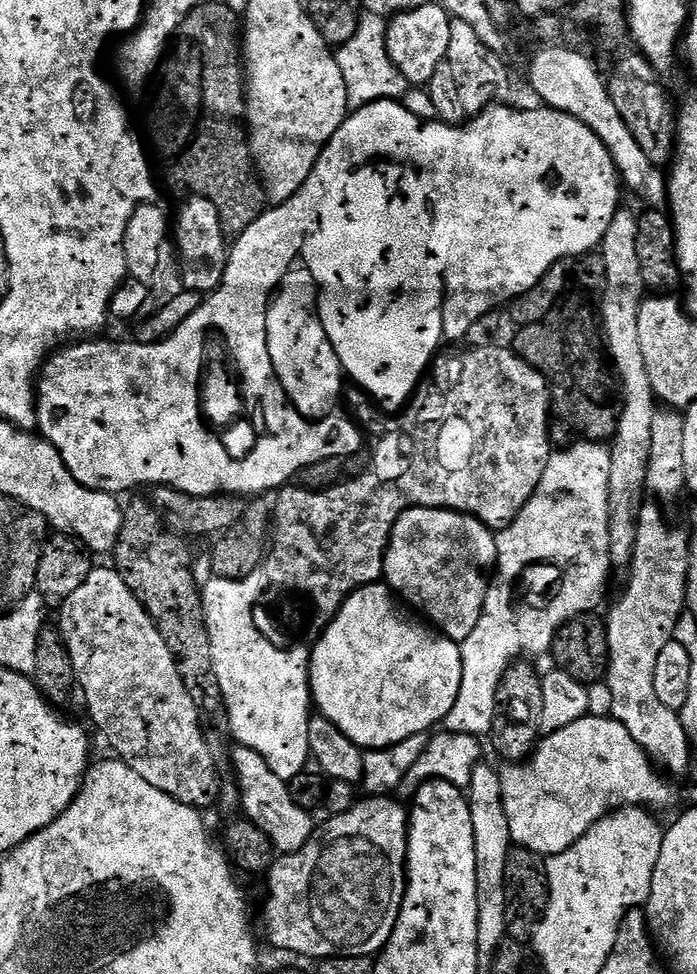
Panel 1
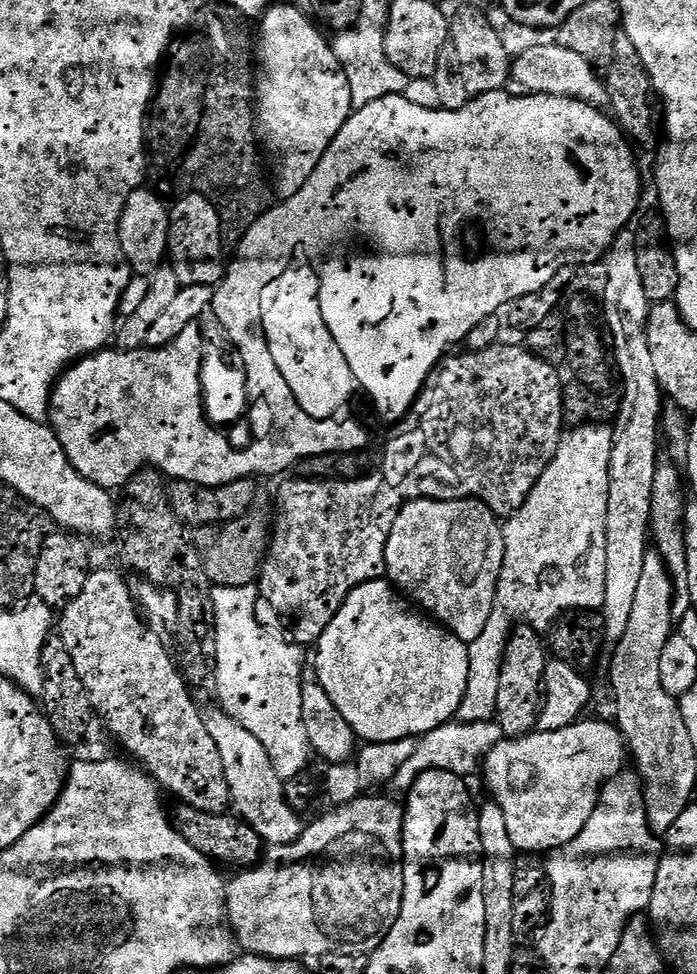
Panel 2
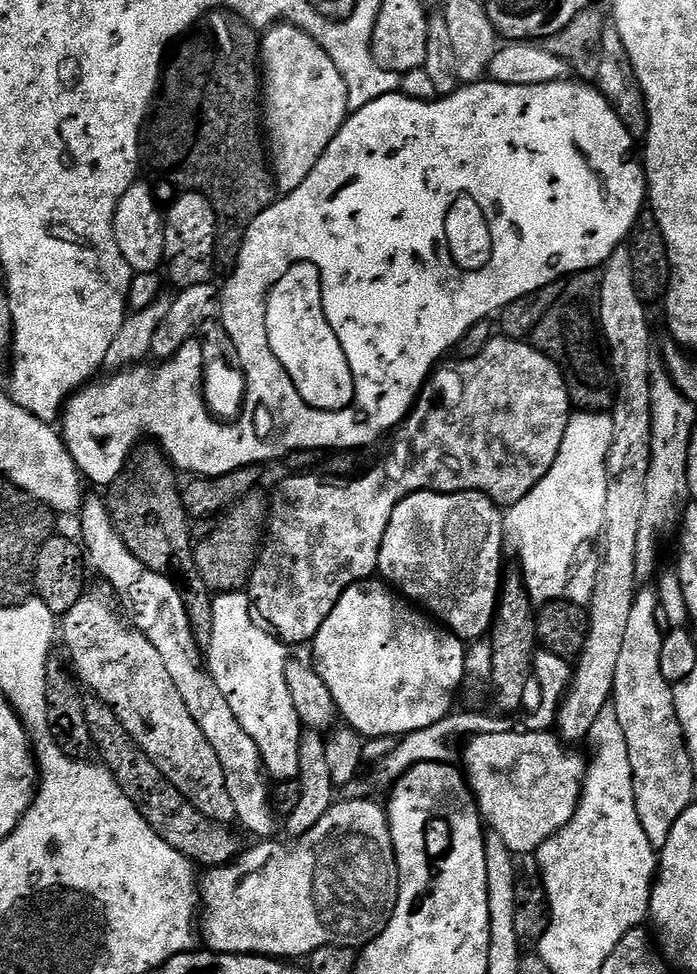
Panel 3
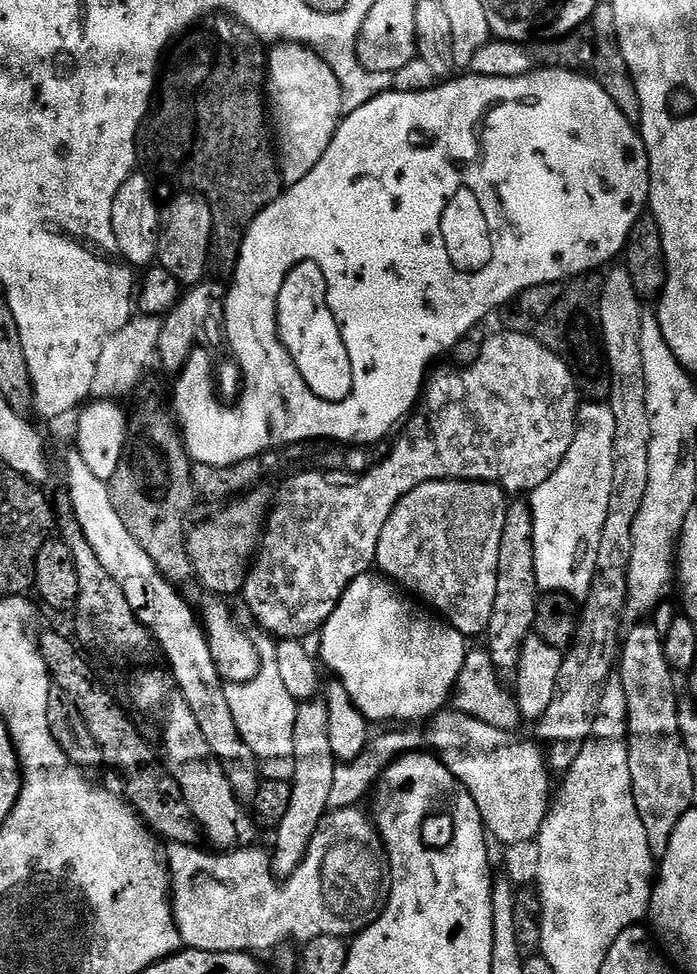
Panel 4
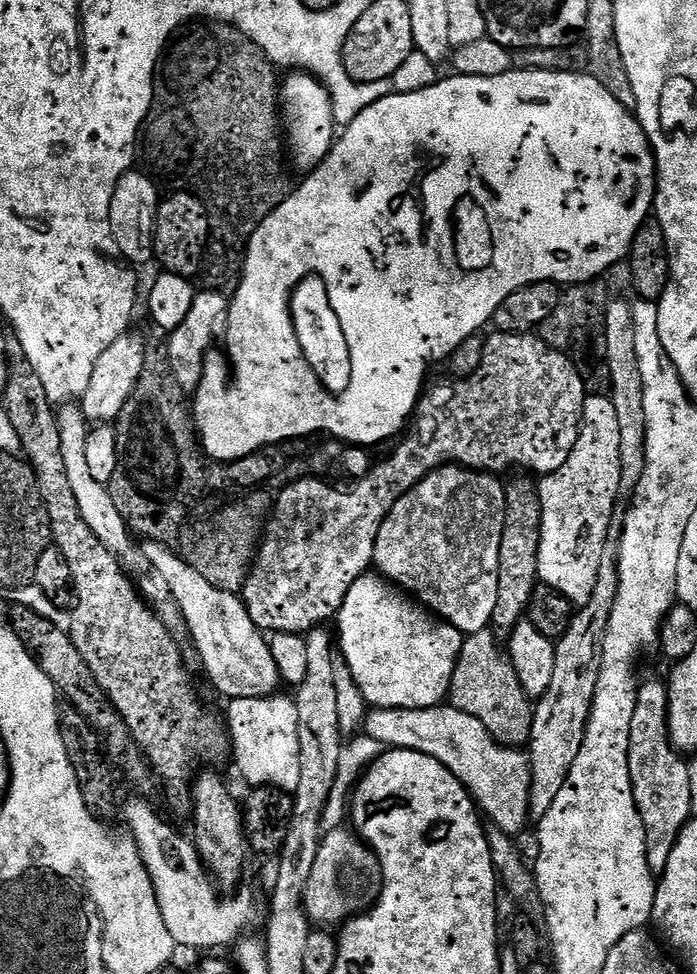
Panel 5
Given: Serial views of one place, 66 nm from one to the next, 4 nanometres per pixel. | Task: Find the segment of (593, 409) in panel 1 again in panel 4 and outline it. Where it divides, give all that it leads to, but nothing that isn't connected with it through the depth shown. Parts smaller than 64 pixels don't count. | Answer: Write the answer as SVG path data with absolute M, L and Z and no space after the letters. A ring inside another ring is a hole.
M588 274L583 277L582 283L584 285L580 285L580 282L569 283L561 291L560 300L550 310L550 314L546 314L546 318L536 328L534 335L542 346L546 346L568 363L568 368L576 379L577 389L589 401L604 402L612 395L612 375L608 373L608 362L604 355L604 341L600 334L600 286L602 280L599 275Z

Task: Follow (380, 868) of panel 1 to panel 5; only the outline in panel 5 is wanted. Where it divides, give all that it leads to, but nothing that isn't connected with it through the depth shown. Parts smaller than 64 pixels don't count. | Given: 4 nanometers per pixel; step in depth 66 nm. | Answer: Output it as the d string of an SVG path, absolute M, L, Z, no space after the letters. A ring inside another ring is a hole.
M136 798L124 808L127 831L134 838L142 862L150 874L162 922L170 930L170 938L181 948L224 948L235 945L245 935L244 927L252 916L252 896L240 892L233 900L220 901L217 885L208 868L200 860L195 843L175 832L150 805L147 799ZM343 826L333 832L323 833L318 858L314 858L314 870L310 870L310 882L306 882L304 891L304 909L308 911L309 921L316 926L332 926L328 924L343 925L354 916L359 916L372 907L380 898L384 889L384 875L376 853L356 835L351 827Z

